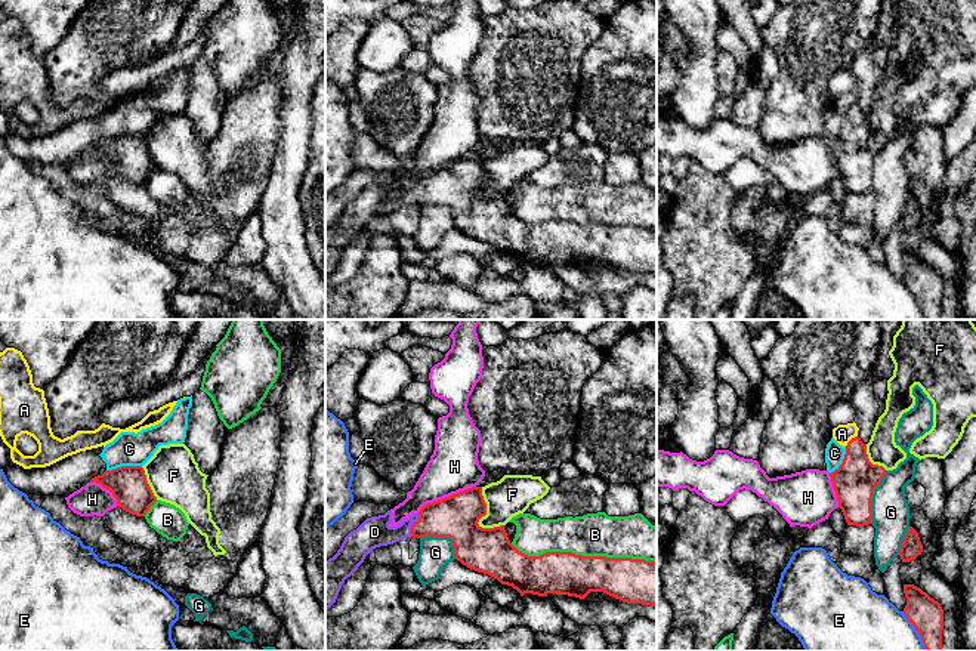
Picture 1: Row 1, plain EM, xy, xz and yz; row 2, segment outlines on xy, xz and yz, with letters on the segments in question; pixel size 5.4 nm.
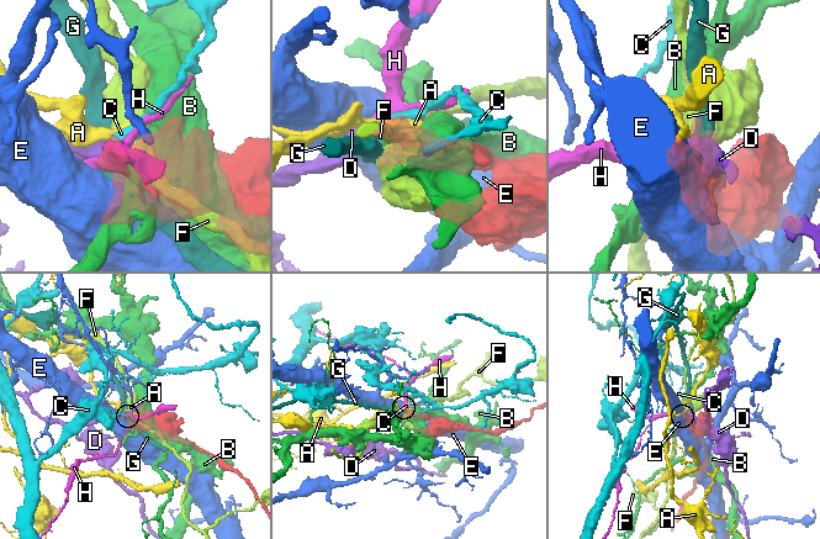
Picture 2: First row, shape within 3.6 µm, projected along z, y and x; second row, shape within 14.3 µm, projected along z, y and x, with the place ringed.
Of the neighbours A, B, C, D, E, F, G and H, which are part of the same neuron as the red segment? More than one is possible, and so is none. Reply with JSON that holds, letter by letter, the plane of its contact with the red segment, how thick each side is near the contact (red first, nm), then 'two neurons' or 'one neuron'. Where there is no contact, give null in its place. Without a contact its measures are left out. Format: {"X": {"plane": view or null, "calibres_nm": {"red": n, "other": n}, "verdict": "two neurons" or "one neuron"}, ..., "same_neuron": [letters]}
{"A": {"plane": "yz", "calibres_nm": {"red": 240, "other": 100}, "verdict": "two neurons"}, "B": {"plane": "xz", "calibres_nm": {"red": 240, "other": 240}, "verdict": "two neurons"}, "C": {"plane": "xy", "calibres_nm": {"red": 200, "other": 190}, "verdict": "two neurons"}, "D": {"plane": "xz", "calibres_nm": {"red": 240, "other": 170}, "verdict": "one neuron"}, "E": {"plane": "yz", "calibres_nm": {"red": 190, "other": 480}, "verdict": "two neurons"}, "F": {"plane": "xz", "calibres_nm": {"red": 240, "other": 220}, "verdict": "two neurons"}, "G": {"plane": "yz", "calibres_nm": {"red": 240, "other": 200}, "verdict": "two neurons"}, "H": {"plane": "xz", "calibres_nm": {"red": 240, "other": 260}, "verdict": "two neurons"}, "same_neuron": ["D"]}

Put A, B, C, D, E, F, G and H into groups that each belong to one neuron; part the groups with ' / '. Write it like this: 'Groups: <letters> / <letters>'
Groups: A / B / C / D / E / F / G / H

